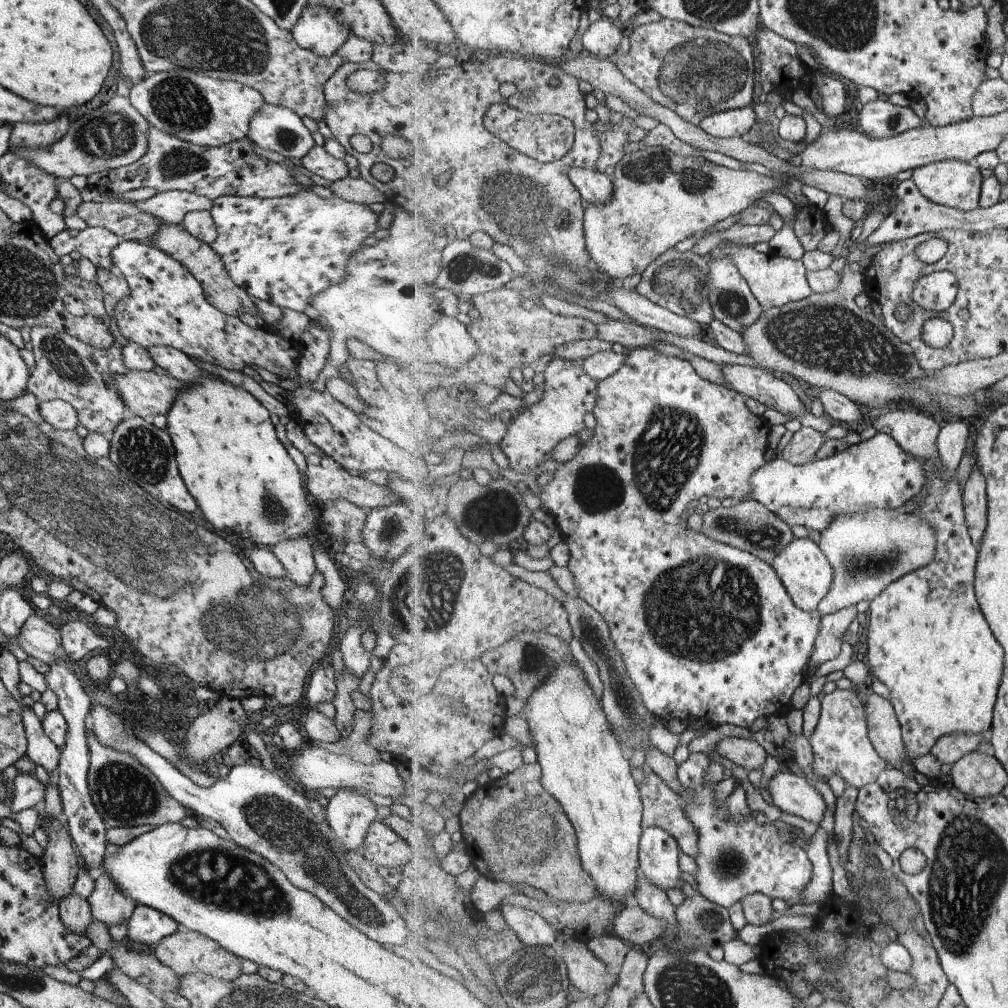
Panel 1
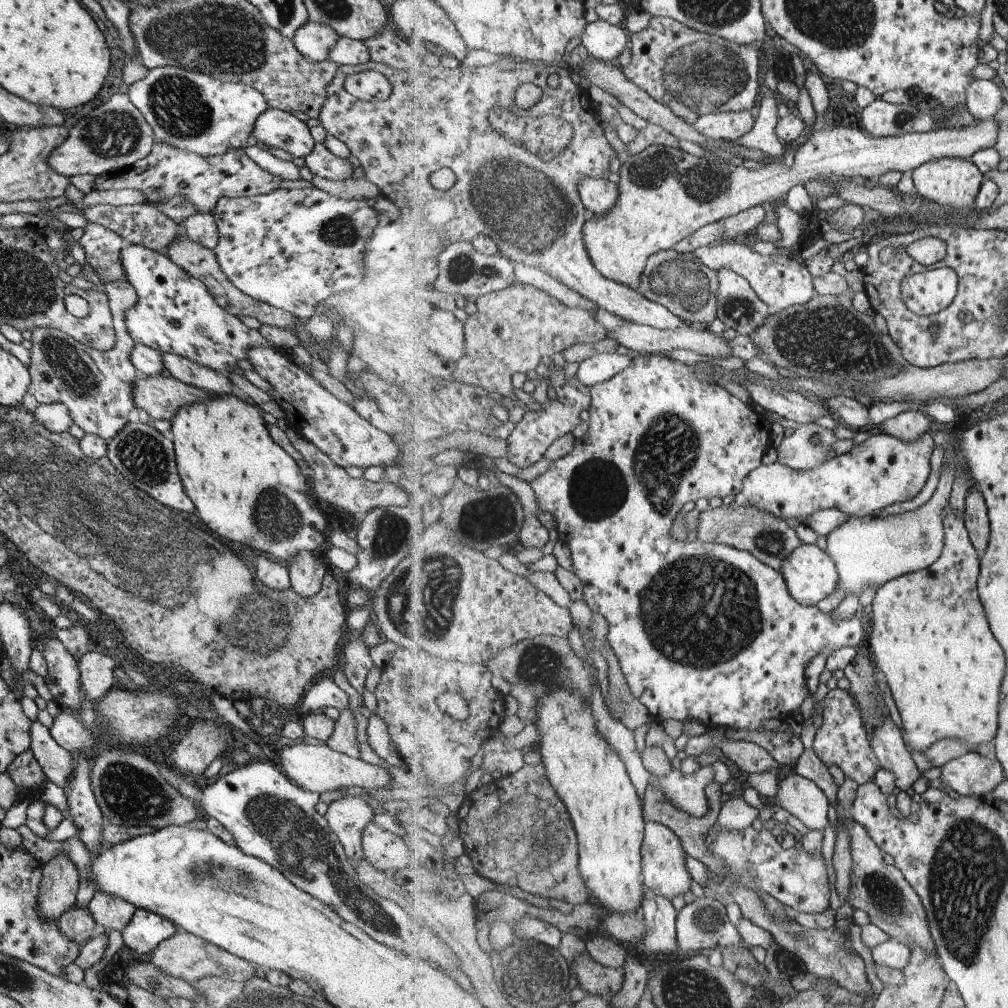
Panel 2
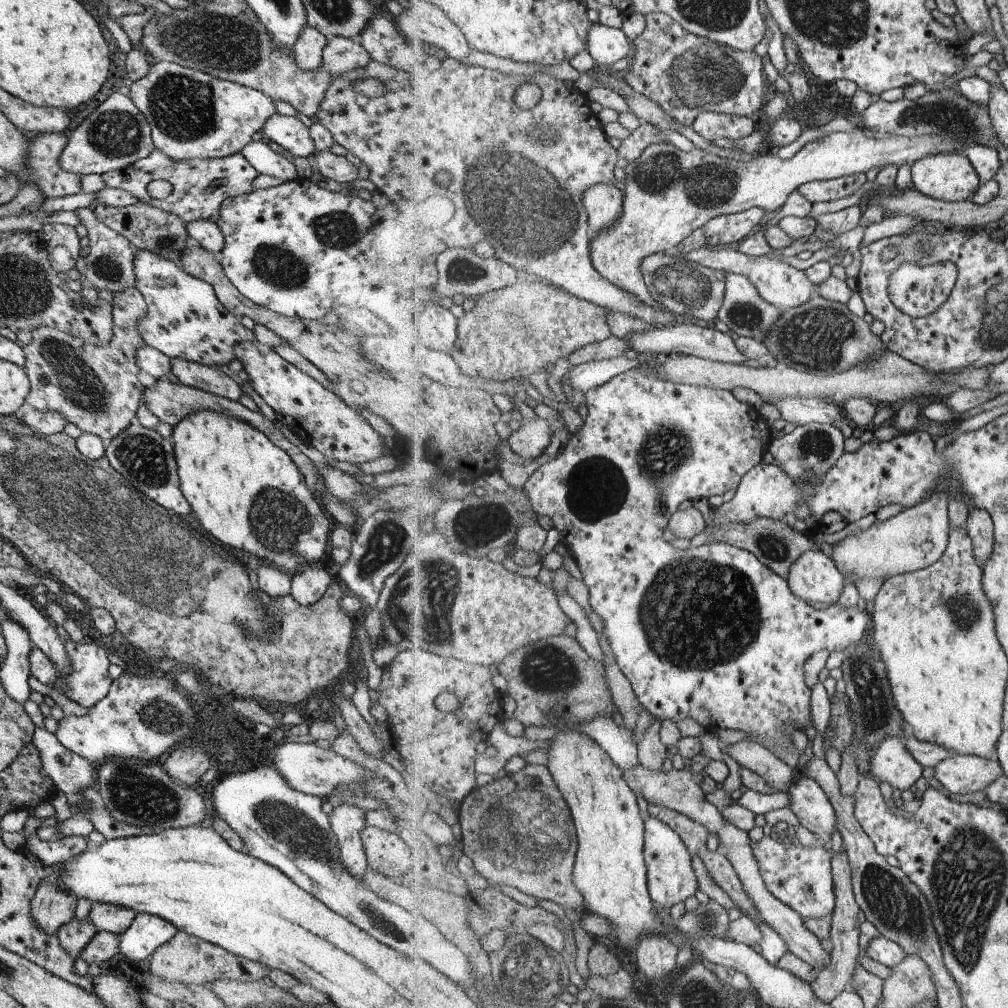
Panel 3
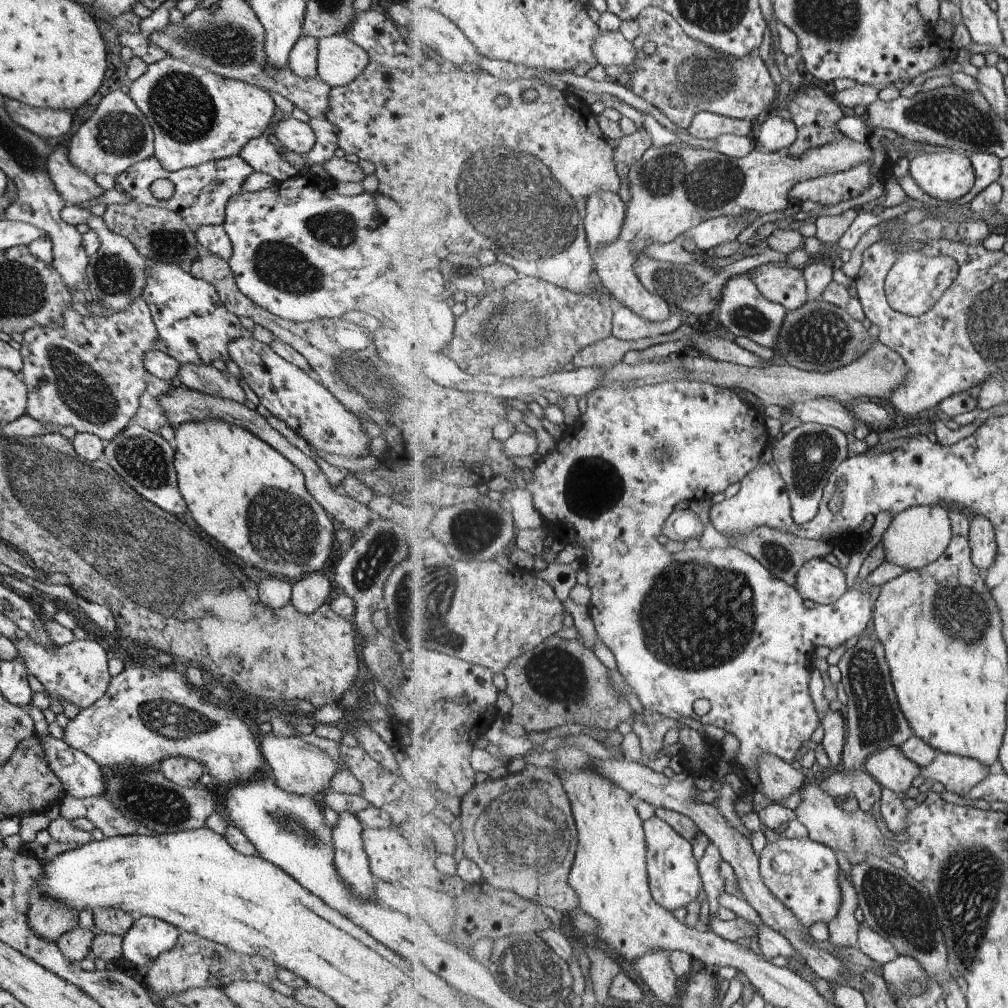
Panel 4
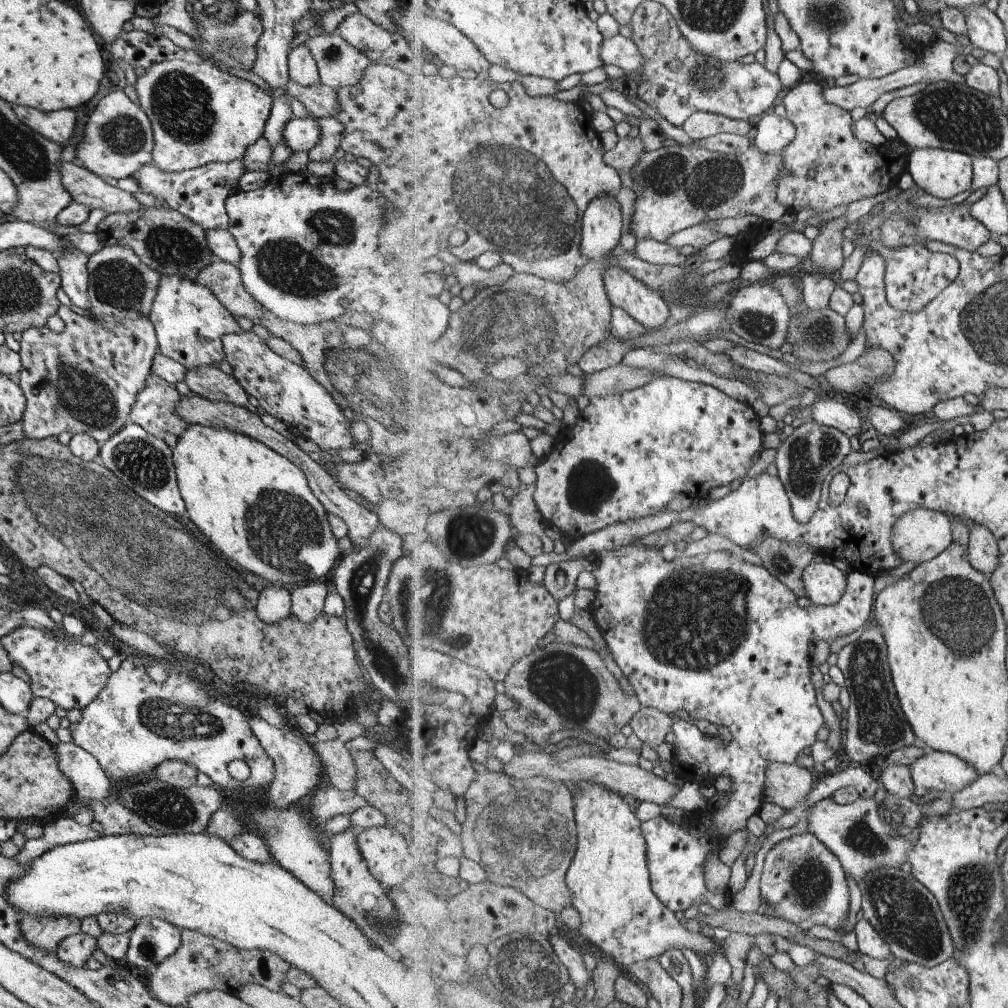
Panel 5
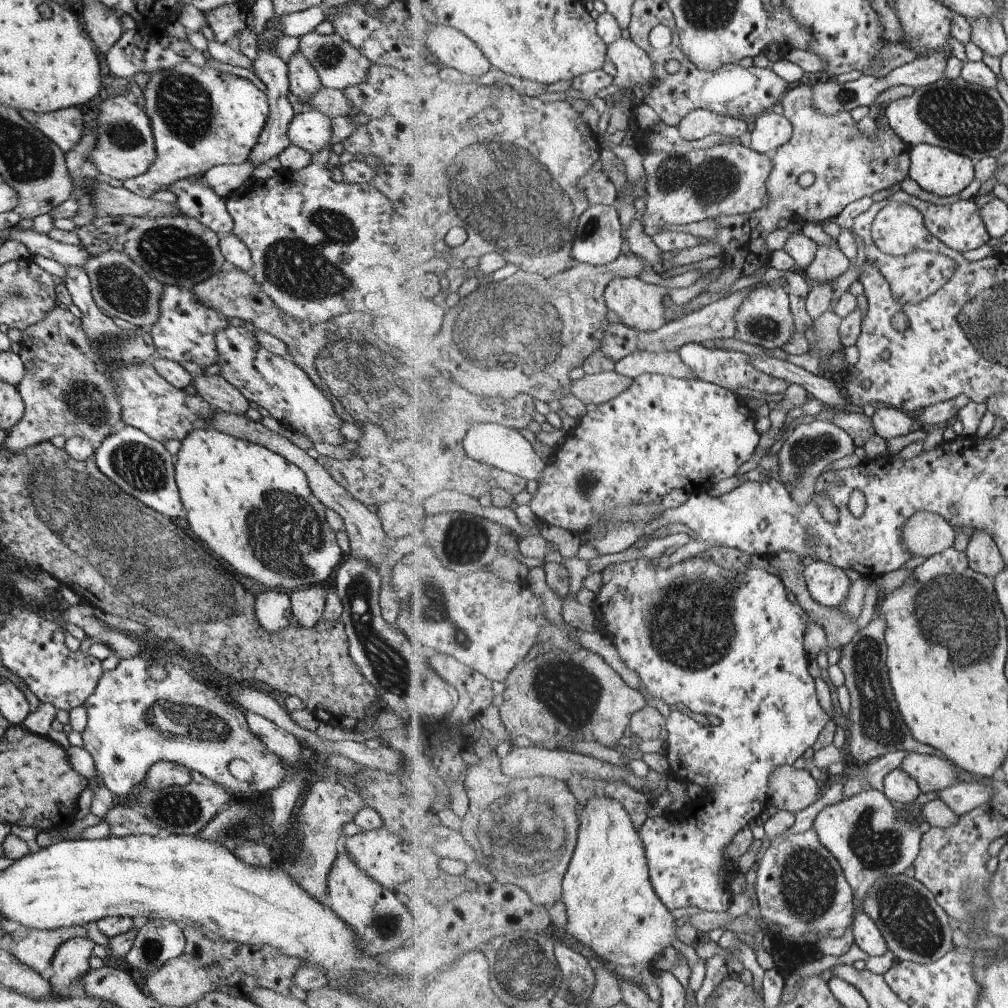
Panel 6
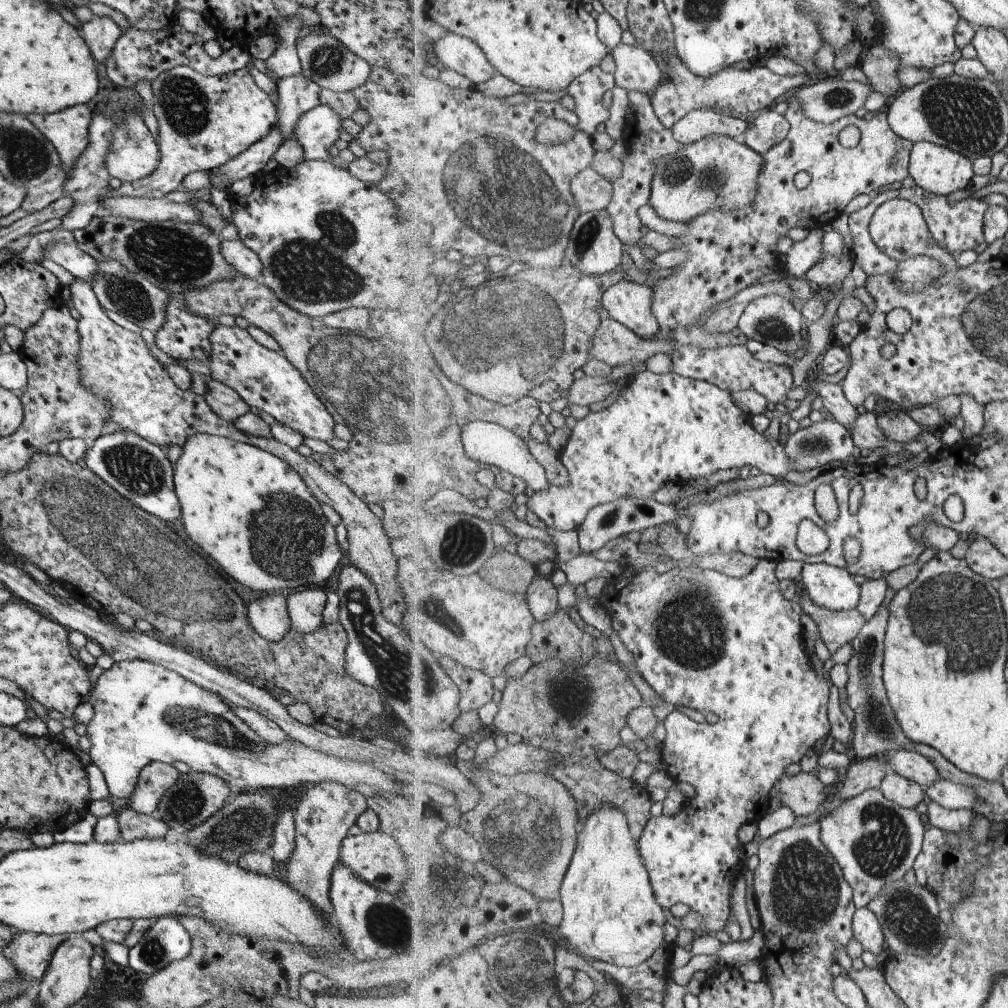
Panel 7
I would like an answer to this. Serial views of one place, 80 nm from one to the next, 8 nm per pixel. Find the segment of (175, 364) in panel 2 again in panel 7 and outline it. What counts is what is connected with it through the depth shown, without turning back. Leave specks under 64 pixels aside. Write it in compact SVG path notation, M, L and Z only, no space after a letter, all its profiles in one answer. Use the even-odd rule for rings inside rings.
M207 378L202 397L219 418L230 423L245 416L249 410L248 404L232 388L215 379Z

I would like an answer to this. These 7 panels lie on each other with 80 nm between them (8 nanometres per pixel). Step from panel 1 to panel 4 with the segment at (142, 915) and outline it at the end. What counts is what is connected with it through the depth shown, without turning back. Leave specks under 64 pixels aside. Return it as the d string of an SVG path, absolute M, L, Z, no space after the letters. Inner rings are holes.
M140 916L131 923L121 939L121 956L137 966L150 966L160 953L169 950L180 933L168 922L148 916Z

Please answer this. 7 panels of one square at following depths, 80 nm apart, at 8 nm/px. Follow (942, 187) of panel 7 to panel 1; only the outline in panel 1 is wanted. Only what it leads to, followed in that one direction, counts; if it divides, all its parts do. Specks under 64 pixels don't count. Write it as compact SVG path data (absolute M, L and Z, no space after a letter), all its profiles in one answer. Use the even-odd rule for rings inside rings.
M945 159L928 165L917 167L911 177L921 190L924 197L934 203L945 205L960 211L974 211L980 206L982 184L984 181L981 170L971 163L955 159Z

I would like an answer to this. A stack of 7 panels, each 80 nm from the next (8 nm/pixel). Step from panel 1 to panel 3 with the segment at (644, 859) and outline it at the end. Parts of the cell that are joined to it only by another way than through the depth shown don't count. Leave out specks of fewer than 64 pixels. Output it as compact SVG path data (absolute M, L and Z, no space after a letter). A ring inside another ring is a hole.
M656 818L646 820L646 846L644 848L648 866L648 885L651 898L660 908L671 908L678 902L695 896L697 878L693 872L692 854L678 832L671 825Z

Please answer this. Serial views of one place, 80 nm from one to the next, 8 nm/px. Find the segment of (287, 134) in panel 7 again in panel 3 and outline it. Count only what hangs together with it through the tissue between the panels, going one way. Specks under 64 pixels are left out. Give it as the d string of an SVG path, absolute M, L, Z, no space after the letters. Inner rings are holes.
M303 27L291 47L295 62L306 71L316 69L322 63L322 50L327 38L316 28Z

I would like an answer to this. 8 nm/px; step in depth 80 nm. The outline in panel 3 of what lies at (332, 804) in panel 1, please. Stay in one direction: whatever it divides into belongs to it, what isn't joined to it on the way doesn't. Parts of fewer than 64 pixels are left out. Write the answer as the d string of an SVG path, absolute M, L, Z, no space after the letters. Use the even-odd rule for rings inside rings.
M341 803L328 814L343 866L359 882L362 882L364 870L368 866L360 839L360 832L366 826L364 812L361 807Z

